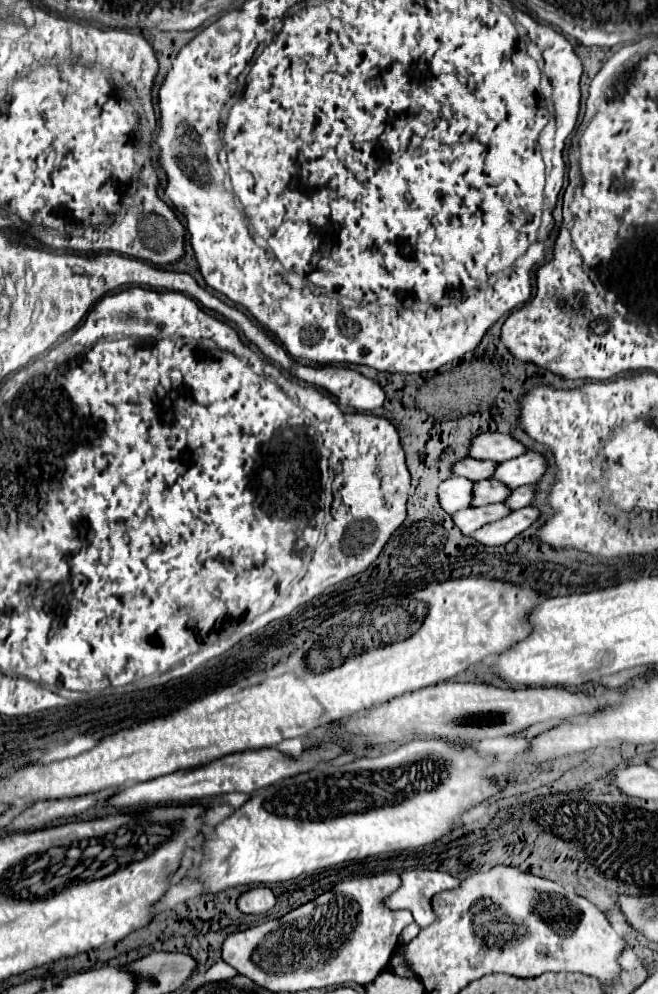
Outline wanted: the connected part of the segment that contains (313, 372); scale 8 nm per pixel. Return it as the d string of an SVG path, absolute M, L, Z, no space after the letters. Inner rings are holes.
M298 364L295 365L295 376L301 382L329 390L339 398L339 404L345 410L365 412L367 408L379 408L385 402L385 392L379 382L345 366Z

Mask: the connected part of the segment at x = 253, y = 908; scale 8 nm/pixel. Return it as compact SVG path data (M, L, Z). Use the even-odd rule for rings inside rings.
M257 886L251 888L247 892L243 892L237 900L237 908L243 914L265 914L267 910L271 910L275 906L275 896L269 888L265 886Z

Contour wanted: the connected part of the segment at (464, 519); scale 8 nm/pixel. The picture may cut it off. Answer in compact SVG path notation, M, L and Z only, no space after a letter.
M489 504L481 508L467 508L457 514L453 514L453 522L463 534L473 534L477 528L497 522L509 514L507 504Z

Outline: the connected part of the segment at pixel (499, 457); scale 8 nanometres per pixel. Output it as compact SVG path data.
M487 432L487 434L475 436L469 456L477 458L477 460L493 460L499 464L499 462L511 460L511 458L517 458L525 452L527 452L527 448L513 436L499 434L499 432Z

